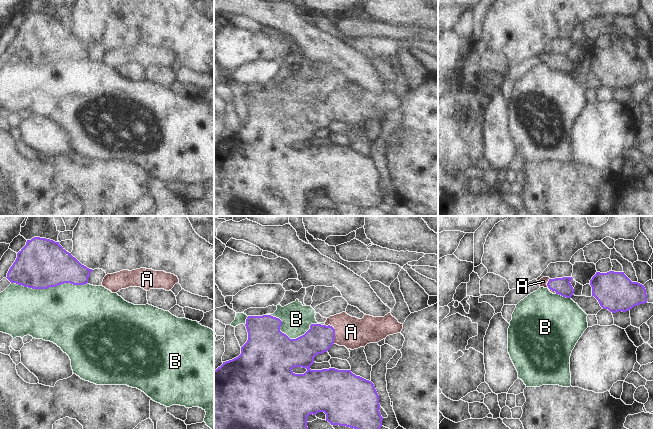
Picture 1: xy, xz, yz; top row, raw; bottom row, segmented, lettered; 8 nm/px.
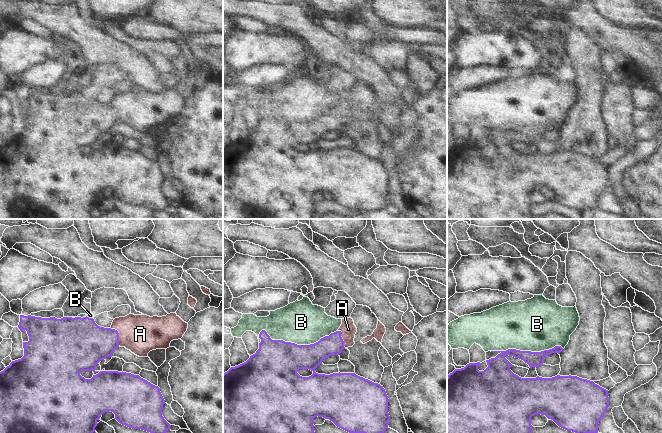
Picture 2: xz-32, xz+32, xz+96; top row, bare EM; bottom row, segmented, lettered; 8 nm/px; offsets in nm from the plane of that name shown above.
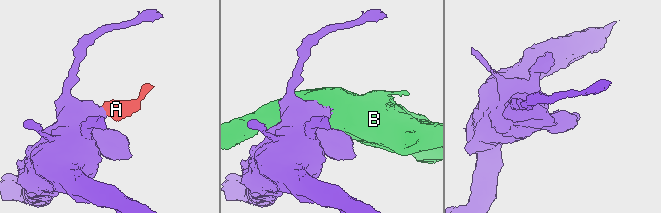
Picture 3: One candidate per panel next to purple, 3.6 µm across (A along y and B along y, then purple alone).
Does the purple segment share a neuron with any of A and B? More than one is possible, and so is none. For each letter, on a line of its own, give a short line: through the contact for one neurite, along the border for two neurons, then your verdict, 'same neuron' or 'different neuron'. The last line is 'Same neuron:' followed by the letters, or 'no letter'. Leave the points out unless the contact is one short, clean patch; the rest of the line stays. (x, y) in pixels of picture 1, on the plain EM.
A: xz (319, 114), (334, 108), (351, 108) | same neuron
B: different neuron
Same neuron: A

